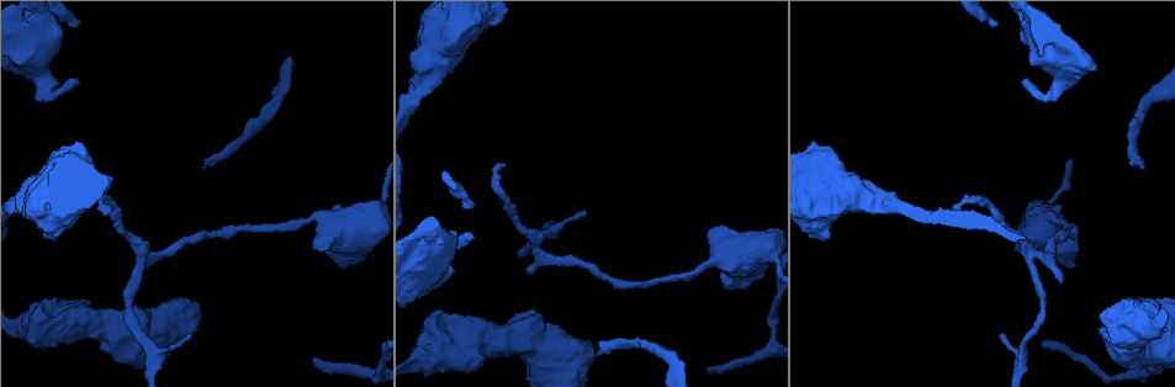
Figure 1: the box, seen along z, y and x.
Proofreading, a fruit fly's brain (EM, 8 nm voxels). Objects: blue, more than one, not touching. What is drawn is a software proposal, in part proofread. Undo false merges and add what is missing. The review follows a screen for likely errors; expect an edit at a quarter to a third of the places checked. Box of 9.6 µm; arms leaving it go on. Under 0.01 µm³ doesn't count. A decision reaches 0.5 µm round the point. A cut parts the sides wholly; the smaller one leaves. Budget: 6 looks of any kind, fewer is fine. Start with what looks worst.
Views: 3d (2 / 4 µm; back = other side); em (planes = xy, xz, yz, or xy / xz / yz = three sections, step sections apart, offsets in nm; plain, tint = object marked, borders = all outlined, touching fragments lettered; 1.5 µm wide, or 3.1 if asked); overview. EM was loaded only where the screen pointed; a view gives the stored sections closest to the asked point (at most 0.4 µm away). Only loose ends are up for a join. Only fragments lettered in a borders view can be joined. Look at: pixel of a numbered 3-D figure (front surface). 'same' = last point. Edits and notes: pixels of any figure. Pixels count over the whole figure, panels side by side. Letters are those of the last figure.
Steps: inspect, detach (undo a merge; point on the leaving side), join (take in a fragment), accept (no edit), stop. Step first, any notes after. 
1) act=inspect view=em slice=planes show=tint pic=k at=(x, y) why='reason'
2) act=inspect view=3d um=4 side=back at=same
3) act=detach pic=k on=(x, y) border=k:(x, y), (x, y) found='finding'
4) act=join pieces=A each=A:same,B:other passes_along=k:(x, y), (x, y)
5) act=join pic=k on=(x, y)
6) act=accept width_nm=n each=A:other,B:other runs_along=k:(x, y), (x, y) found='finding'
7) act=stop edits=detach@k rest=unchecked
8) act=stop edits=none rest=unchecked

act=inspect view=em slice=planes show=borders pic=1 at=(1060, 282) why='branch stops here'

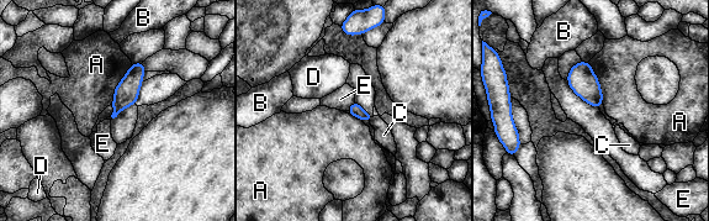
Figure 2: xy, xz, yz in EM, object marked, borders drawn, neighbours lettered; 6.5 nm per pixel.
act=accept each=A:other,B:other,C:other,D:other,E:other border=2:(354, 100), (347, 110) found='none of them fits'

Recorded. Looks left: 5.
act=inspect view=em slice=planes show=borders pic=1 at=(710, 373) why='branch stops here'

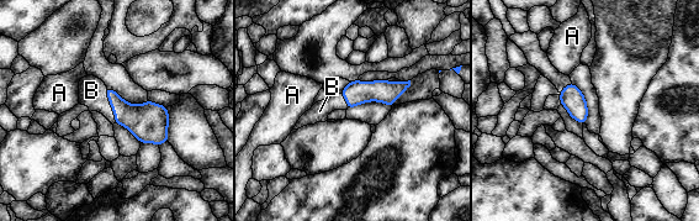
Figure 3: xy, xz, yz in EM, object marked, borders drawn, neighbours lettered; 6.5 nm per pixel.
act=join pieces=B each=A:other,B:same passes_along=3:(144, 121), (110, 105), (91, 90) found='it goes on there'

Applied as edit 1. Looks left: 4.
act=inspect view=3d um=4 pic=1 at=(455, 230) why='thick end'

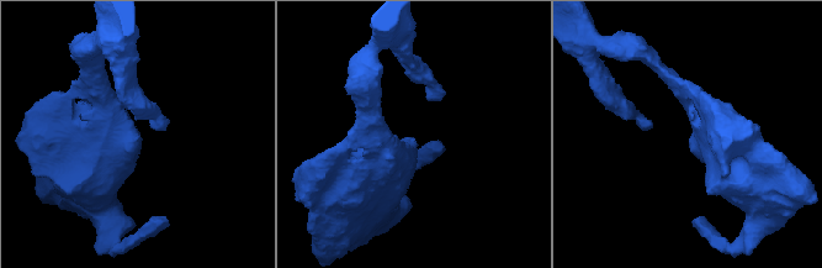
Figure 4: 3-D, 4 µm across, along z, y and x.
act=inspect view=em slice=planes show=borders pic=4 at=(692, 139) why='shape alone is not enough'

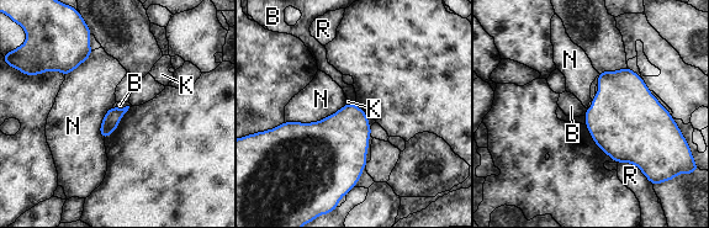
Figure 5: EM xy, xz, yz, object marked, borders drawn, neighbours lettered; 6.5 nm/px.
act=accept each=B:other,K:other,N:other,R:other border=5:(587, 109), (583, 115) found='none of them fits'

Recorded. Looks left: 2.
act=stop edits=join@3 rest=unchecked

